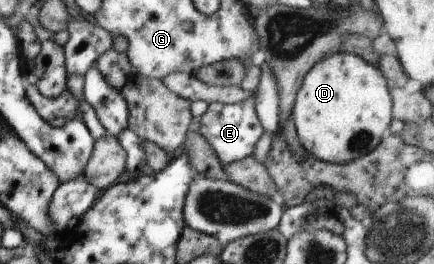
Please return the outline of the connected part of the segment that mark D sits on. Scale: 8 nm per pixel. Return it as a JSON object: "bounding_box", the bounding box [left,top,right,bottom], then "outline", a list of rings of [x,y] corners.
{"bounding_box":[291,53,391,163],"outline":[[[336,53],[317,61],[297,89],[291,118],[303,150],[328,163],[344,163],[373,150],[391,122],[391,101],[379,68],[359,55]]]}

